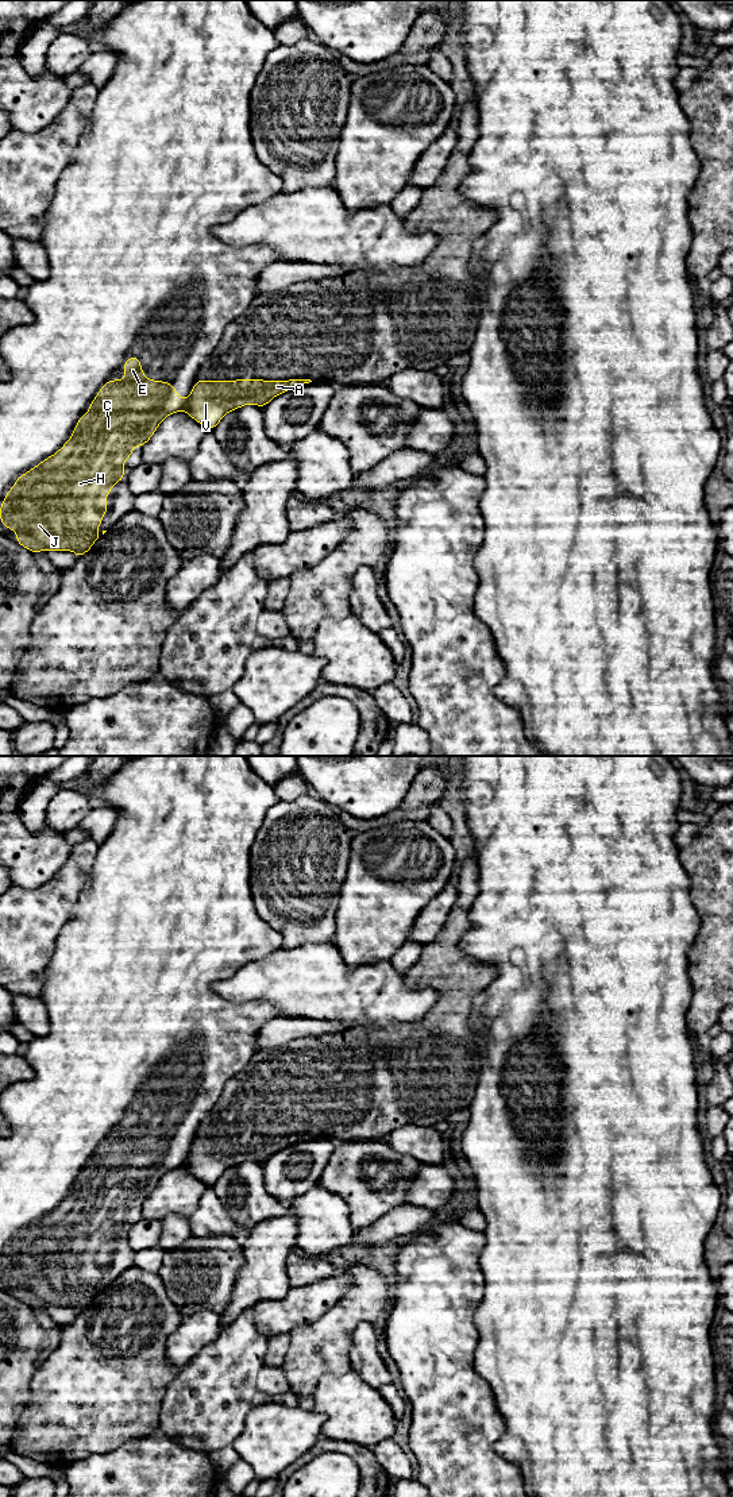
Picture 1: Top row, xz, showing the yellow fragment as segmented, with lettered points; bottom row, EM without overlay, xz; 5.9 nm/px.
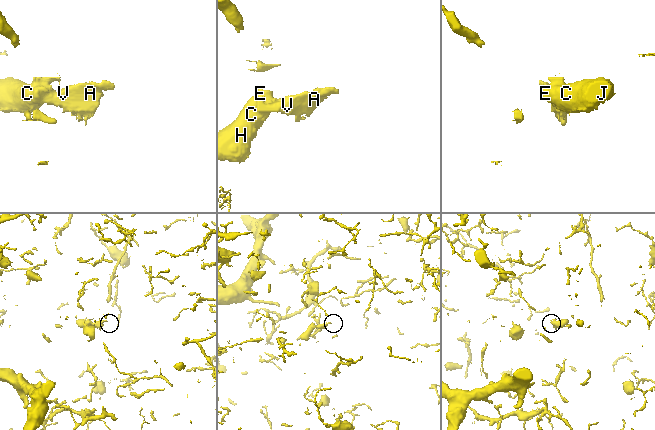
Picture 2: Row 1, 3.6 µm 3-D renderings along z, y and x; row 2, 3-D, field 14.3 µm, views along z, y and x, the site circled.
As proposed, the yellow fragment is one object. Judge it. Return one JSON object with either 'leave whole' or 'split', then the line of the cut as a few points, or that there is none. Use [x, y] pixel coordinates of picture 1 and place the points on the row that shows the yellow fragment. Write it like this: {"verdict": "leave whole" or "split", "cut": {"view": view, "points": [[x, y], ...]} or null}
{"verdict": "split", "cut": {"view": "xz", "points": [[188, 400], [182, 409]]}}

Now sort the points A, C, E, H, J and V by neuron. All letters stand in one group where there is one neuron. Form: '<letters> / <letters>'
A V / C E H J

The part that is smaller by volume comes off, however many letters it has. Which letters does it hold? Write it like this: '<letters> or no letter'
A, V

